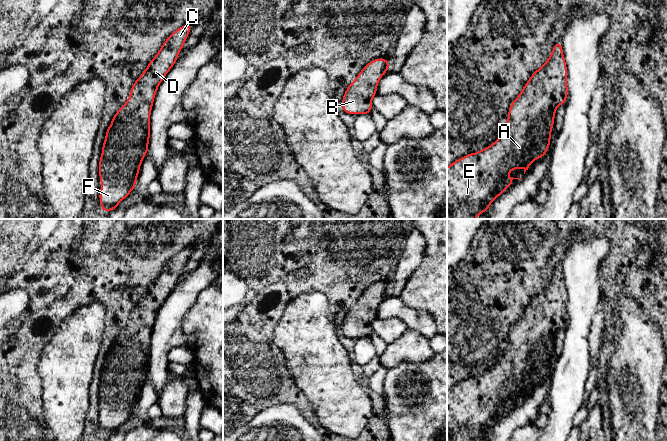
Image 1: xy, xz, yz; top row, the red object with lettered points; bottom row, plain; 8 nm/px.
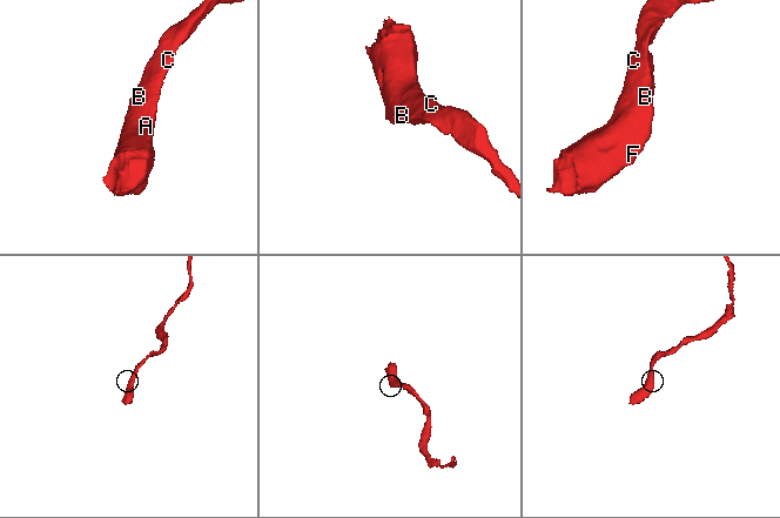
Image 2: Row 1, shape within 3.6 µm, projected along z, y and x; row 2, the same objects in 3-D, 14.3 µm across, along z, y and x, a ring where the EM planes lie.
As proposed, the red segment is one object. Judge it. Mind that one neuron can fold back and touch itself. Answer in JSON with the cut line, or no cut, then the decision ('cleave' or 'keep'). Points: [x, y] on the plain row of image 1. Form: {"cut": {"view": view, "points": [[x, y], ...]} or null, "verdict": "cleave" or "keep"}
{"cut": null, "verdict": "keep"}

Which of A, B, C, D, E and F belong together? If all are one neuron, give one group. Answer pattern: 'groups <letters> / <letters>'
groups A B C D E F

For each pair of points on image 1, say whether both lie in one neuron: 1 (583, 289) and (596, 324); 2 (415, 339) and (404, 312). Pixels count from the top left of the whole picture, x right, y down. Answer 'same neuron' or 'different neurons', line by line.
1: different neurons
2: different neurons

